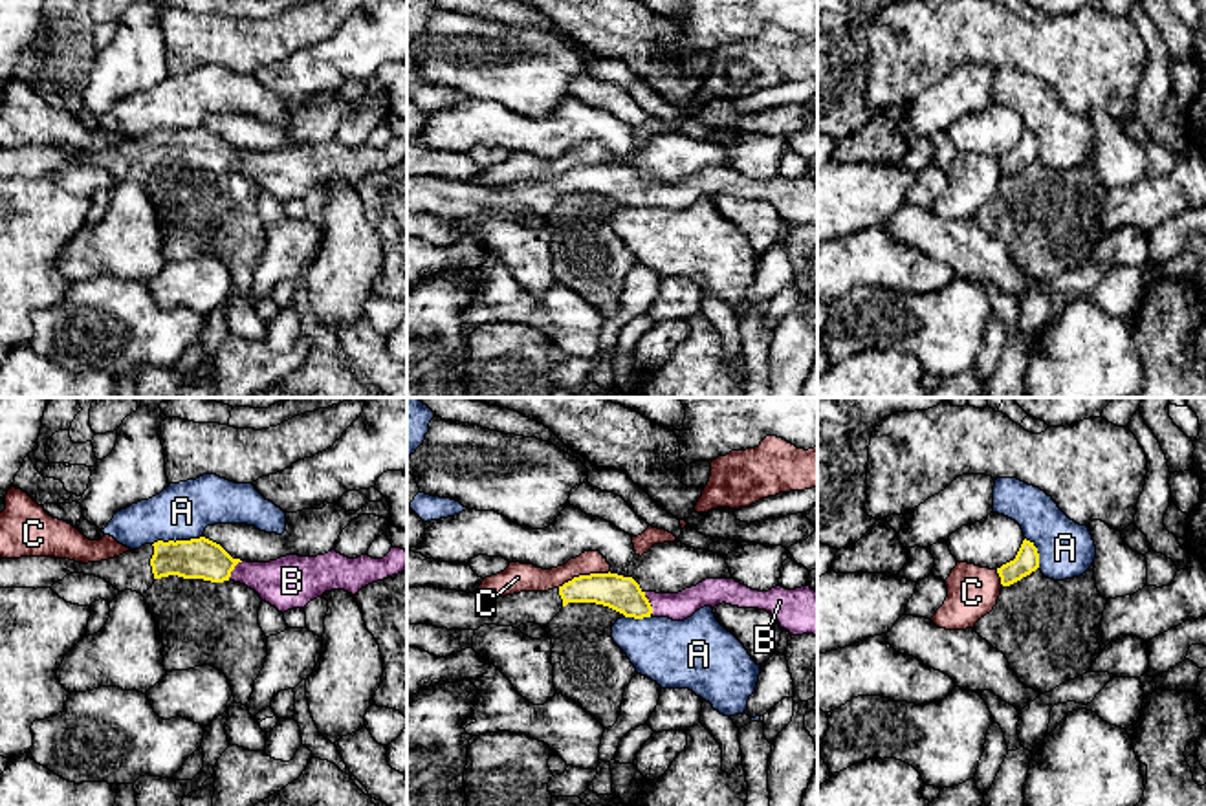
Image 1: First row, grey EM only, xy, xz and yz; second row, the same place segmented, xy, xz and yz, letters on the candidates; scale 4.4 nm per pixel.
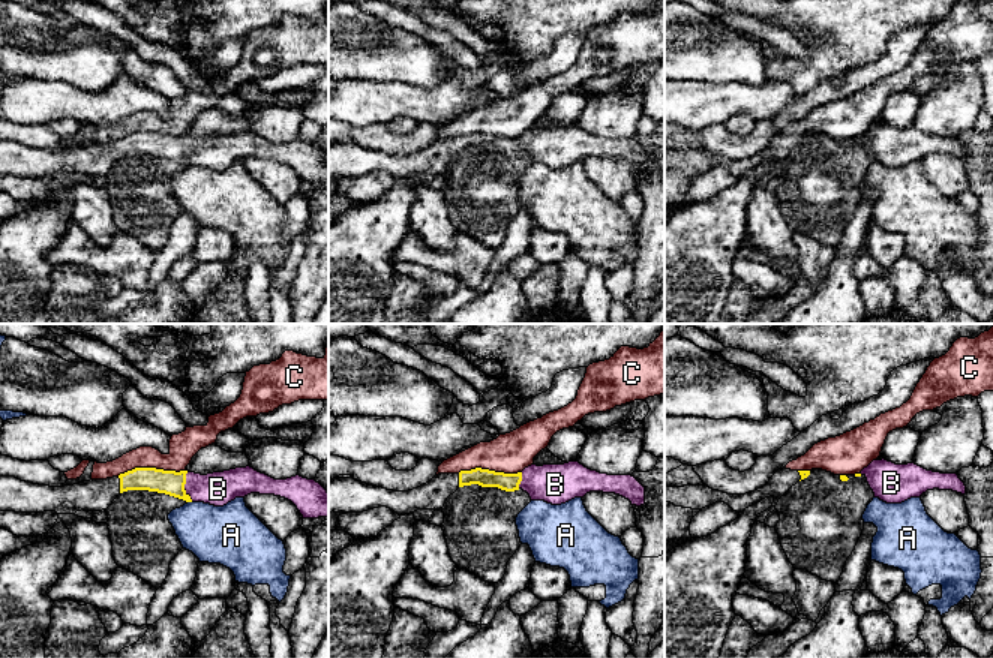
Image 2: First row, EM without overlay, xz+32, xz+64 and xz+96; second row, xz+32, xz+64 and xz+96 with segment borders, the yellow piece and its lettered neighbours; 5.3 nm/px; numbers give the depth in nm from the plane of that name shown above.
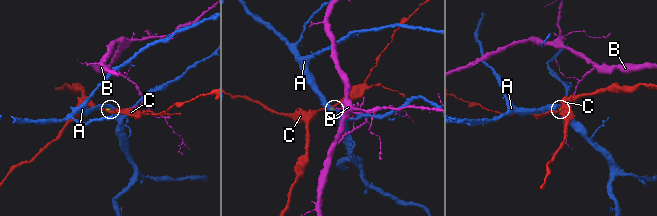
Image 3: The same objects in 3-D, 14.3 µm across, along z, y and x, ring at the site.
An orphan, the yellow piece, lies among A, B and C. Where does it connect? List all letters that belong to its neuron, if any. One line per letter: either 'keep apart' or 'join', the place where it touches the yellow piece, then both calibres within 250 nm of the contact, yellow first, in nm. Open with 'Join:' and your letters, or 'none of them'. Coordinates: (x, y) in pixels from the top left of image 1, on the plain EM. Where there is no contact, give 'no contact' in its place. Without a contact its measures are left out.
Join: B
A: keep apart; contact xy (176, 130); calibres 180 and 260 nm
B: join; contact xz (649, 193); calibres 160 and 120 nm
C: keep apart; contact xz (583, 165); calibres 160 and 130 nm

